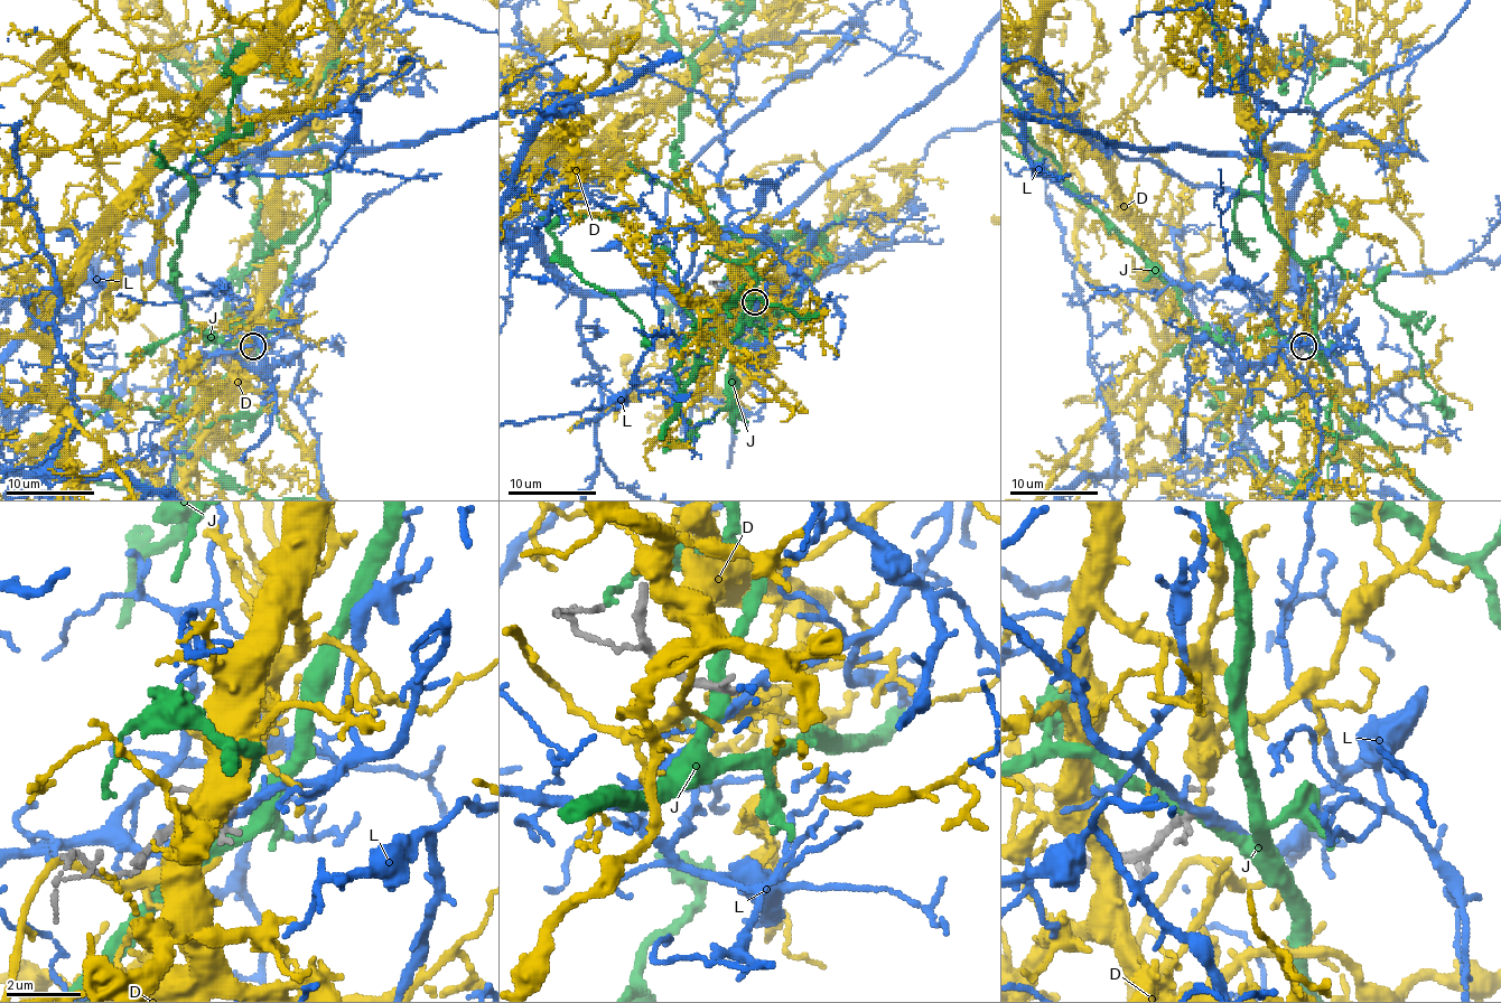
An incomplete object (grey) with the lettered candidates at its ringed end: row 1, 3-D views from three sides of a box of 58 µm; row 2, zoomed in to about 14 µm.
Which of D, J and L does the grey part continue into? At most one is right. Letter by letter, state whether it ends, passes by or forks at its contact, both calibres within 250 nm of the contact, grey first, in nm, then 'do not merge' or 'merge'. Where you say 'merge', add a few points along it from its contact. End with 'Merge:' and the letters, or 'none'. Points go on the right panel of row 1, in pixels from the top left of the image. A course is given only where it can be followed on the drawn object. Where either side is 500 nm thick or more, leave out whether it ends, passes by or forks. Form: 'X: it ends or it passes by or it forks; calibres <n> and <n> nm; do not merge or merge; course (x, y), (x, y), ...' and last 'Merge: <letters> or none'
D: it ends; calibres 170 and 200 nm; do not merge
J: it passes by; calibres 220 and 360 nm; do not merge
L: it passes by; calibres 170 and 240 nm; do not merge
Merge: none

